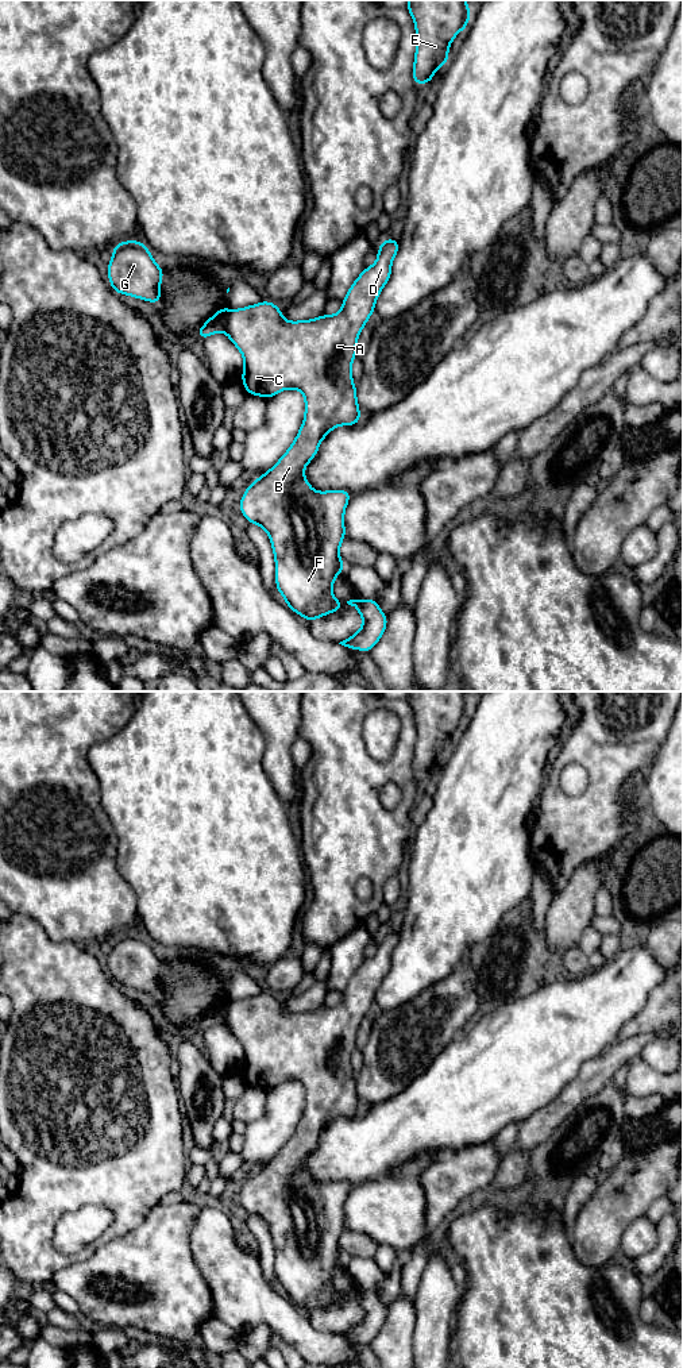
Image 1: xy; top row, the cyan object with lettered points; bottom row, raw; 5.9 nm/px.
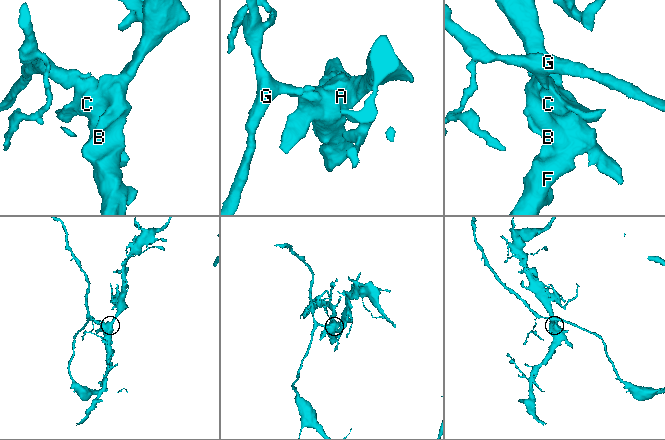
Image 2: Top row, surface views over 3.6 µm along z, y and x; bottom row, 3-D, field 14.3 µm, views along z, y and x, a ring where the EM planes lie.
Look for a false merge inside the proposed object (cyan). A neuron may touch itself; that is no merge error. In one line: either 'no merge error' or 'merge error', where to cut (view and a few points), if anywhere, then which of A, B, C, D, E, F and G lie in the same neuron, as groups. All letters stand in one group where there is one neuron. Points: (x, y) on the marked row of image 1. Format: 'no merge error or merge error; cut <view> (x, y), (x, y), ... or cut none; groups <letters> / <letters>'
merge error; cut xy (230, 311), (222, 330); groups A B C D E F / G

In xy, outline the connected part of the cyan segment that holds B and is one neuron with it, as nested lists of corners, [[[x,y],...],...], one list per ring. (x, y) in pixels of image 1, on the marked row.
[[[383,239],[377,262],[354,281],[342,309],[333,316],[323,313],[313,320],[286,321],[274,302],[261,301],[231,309],[223,330],[244,358],[240,378],[247,394],[269,400],[283,389],[298,389],[305,398],[304,421],[293,444],[267,473],[248,485],[239,506],[248,524],[258,524],[269,533],[275,558],[277,590],[285,604],[296,614],[304,616],[308,624],[343,606],[331,589],[337,574],[344,571],[339,547],[346,537],[344,510],[352,494],[339,489],[315,492],[304,469],[335,427],[355,425],[362,419],[351,365],[356,358],[358,336],[390,280],[391,262],[398,248],[398,239]]]

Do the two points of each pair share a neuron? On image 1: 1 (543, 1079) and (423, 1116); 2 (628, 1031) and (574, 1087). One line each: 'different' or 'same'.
1: same
2: different

